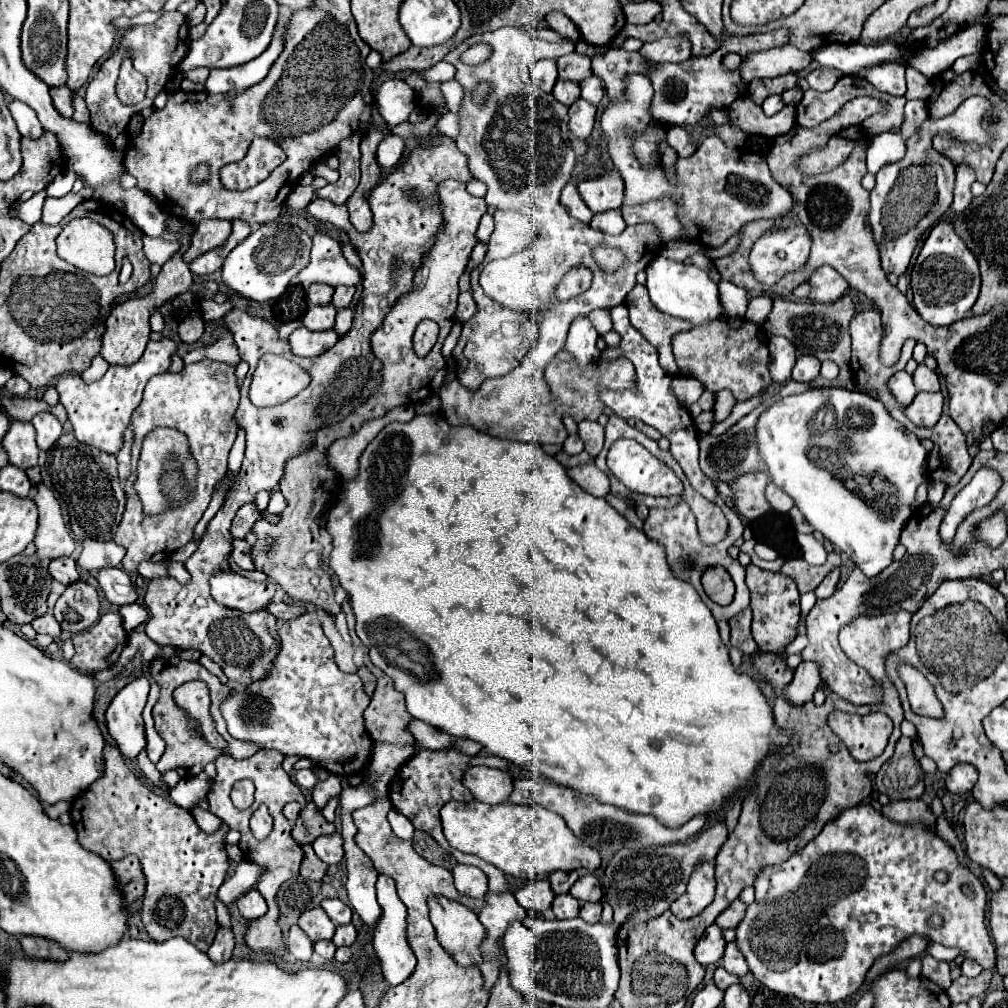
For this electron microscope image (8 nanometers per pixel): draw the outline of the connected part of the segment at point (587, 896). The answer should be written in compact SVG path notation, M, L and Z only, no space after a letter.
M583 872L579 880L569 890L571 896L575 896L579 902L599 902L603 898L601 884L591 872Z

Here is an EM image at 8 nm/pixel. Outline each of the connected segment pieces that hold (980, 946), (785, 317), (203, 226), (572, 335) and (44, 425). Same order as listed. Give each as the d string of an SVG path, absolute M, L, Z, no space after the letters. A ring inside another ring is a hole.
M871 804L847 808L837 820L825 824L823 832L795 854L795 860L789 858L775 868L765 900L747 906L743 920L735 928L735 942L753 976L777 994L815 1004L839 1002L859 990L865 982L865 974L879 956L889 954L913 934L927 936L943 946L957 946L965 958L977 960L983 968L995 968L995 948L985 924L987 892L981 880L969 868L959 866L957 854L949 842L921 824L895 824L881 816ZM937 870L949 874L945 884L935 882L933 874ZM961 884L975 886L977 896L963 894ZM931 914L943 918L941 928L927 924Z
M843 296L833 304L815 304L815 302L791 302L783 298L773 298L773 310L765 322L767 334L777 334L797 348L797 354L811 354L823 360L833 360L839 364L839 382L845 384L851 378L849 358L851 358L851 336L849 322L855 316L855 306L851 296Z
M203 220L195 224L195 232L191 236L187 252L183 254L183 260L187 264L193 262L199 254L213 250L215 246L221 246L229 234L231 234L231 222L227 220Z
M577 318L567 334L565 346L563 350L567 350L569 354L573 354L575 362L579 364L579 368L587 368L589 364L593 364L599 358L599 350L597 350L597 330L593 328L593 324L589 322L589 318Z
M41 412L31 420L31 424L37 430L37 446L41 450L49 450L51 444L55 444L55 440L63 434L61 422L51 412Z

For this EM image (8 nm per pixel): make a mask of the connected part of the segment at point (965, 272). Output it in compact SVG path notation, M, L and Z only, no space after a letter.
M939 222L927 236L911 274L913 304L921 318L933 326L949 326L967 316L979 296L979 264L965 242L955 234L951 222Z

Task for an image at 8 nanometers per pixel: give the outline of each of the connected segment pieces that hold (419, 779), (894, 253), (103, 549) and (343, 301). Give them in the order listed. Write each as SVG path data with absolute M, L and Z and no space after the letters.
M457 748L419 750L393 776L393 780L389 784L389 800L391 800L391 804L393 804L393 808L397 812L401 812L403 816L407 816L415 828L431 834L441 848L445 848L447 852L451 852L457 858L457 862L481 868L487 874L487 878L489 878L489 890L491 892L505 892L507 890L507 886L505 886L505 874L501 870L495 870L485 860L479 860L479 856L463 854L463 852L451 848L447 844L447 838L443 836L443 826L441 826L441 820L439 820L439 810L447 802L451 802L451 800L473 800L471 792L463 786L461 780L463 780L465 770L471 768L471 766L477 766L477 764L493 766L493 768L503 768L503 770L507 770L507 766L509 766L509 762L505 762L505 760L501 760L497 756L467 756L467 754L459 752Z
M927 118L917 132L907 140L907 152L903 160L885 164L877 172L877 184L871 190L871 208L869 208L869 226L873 230L875 244L881 256L881 268L885 274L901 276L913 256L913 250L923 236L923 232L939 222L947 212L953 200L955 168L951 160L939 156L933 150L931 138L935 136L935 120Z
M85 540L77 564L95 574L103 568L119 568L123 556L125 556L123 546L119 546L115 542Z
M337 286L331 304L333 304L337 310L347 308L349 302L351 302L351 298L353 298L353 294L355 294L355 288L349 288L349 286Z

